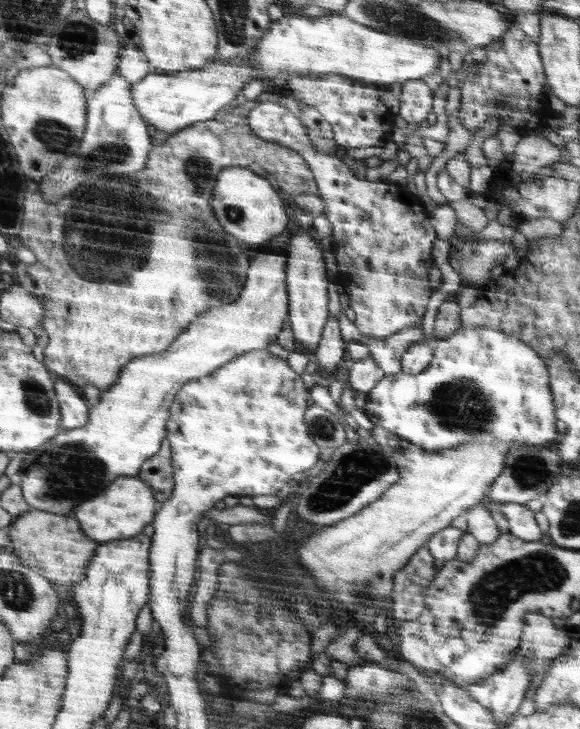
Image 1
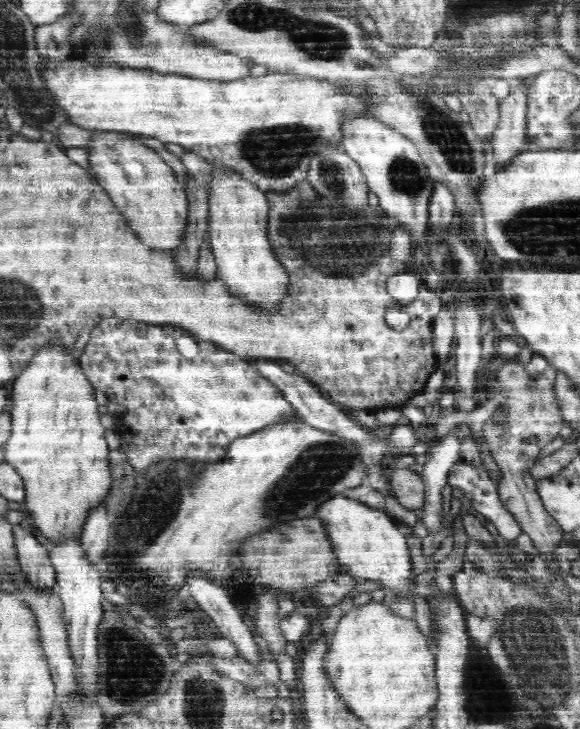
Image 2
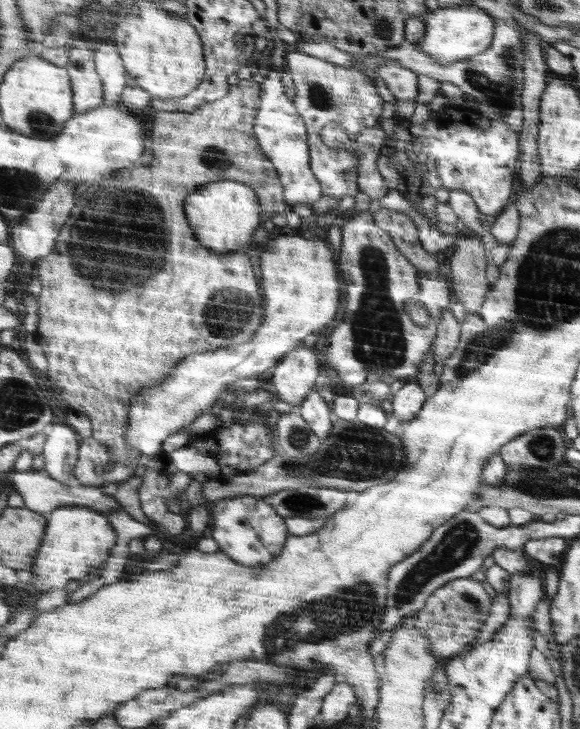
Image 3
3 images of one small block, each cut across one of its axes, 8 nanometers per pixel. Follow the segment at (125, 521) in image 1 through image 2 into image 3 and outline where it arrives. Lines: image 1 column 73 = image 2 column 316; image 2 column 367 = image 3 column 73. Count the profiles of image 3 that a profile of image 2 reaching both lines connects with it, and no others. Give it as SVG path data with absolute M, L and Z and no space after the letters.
M62 506L54 513L49 515L50 524L46 530L45 544L42 546L41 554L38 554L34 560L32 572L35 574L35 580L32 582L40 594L46 593L54 588L64 588L70 580L84 581L95 574L96 568L108 558L110 550L116 546L116 532L110 526L108 518L104 513L96 511L93 508L84 506Z

